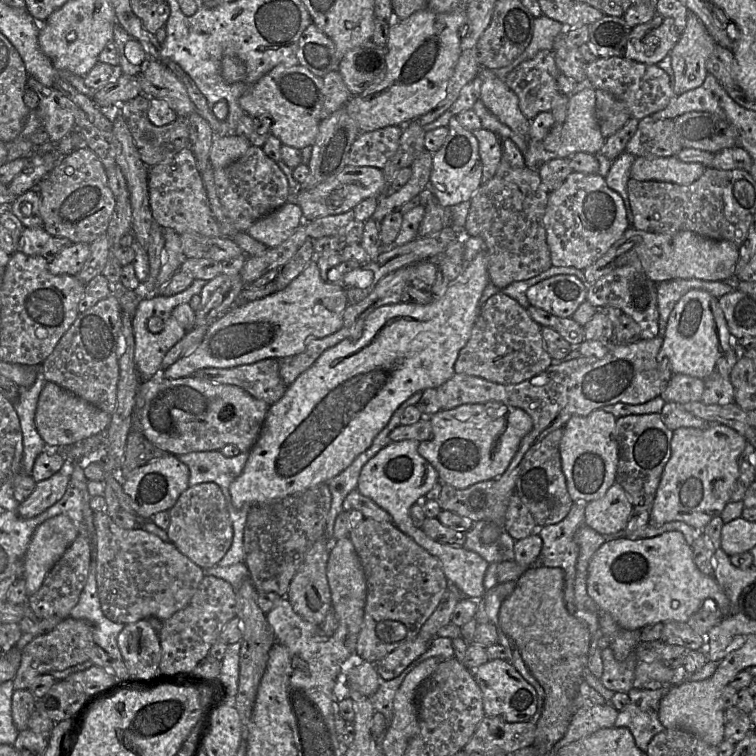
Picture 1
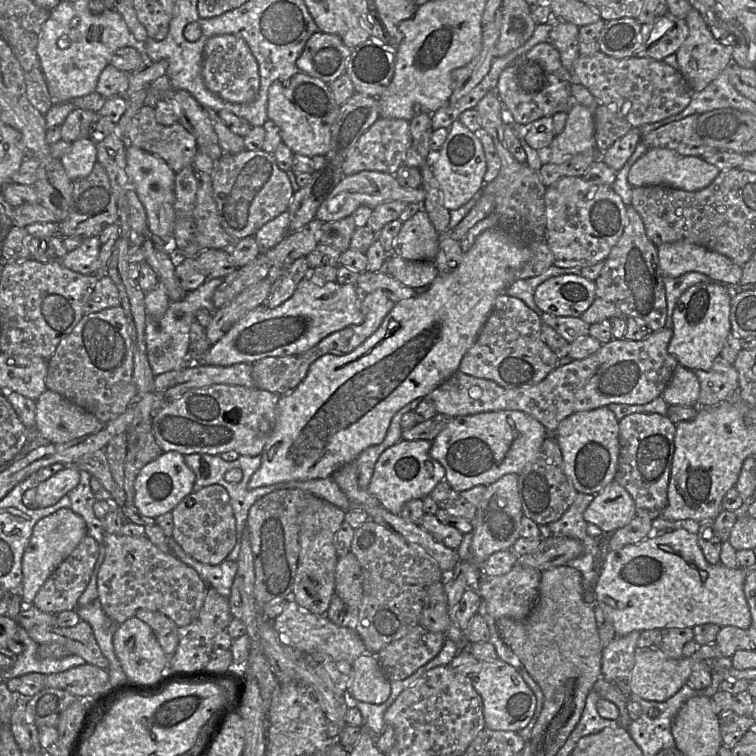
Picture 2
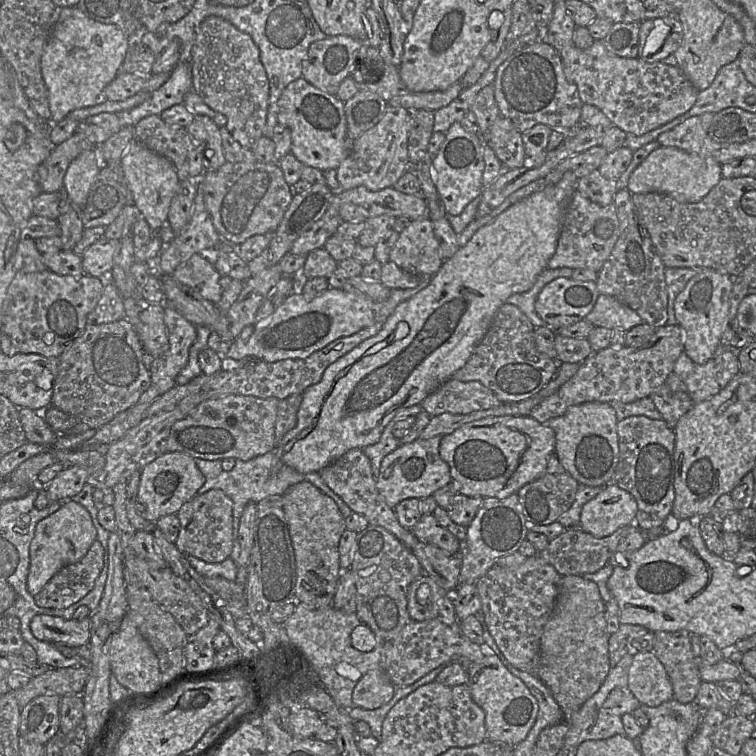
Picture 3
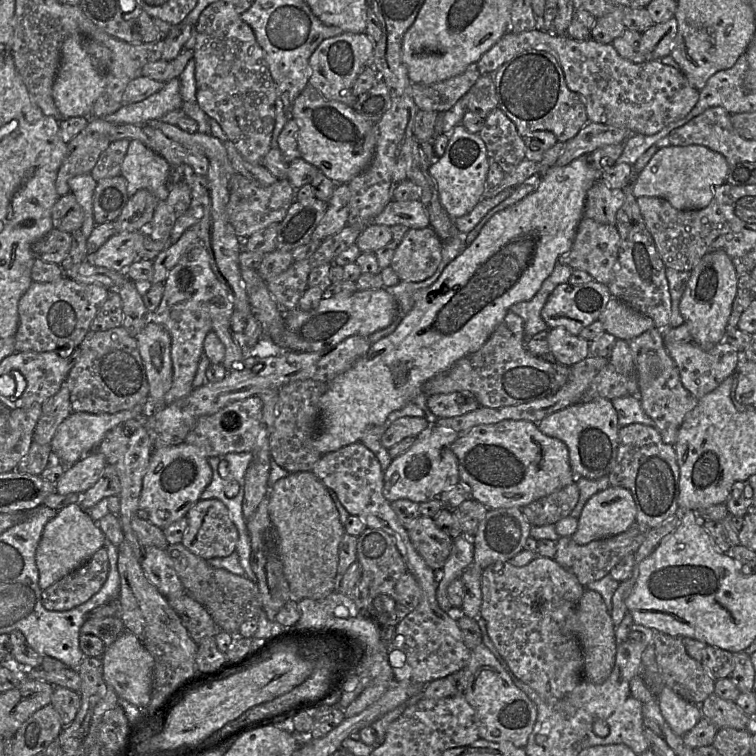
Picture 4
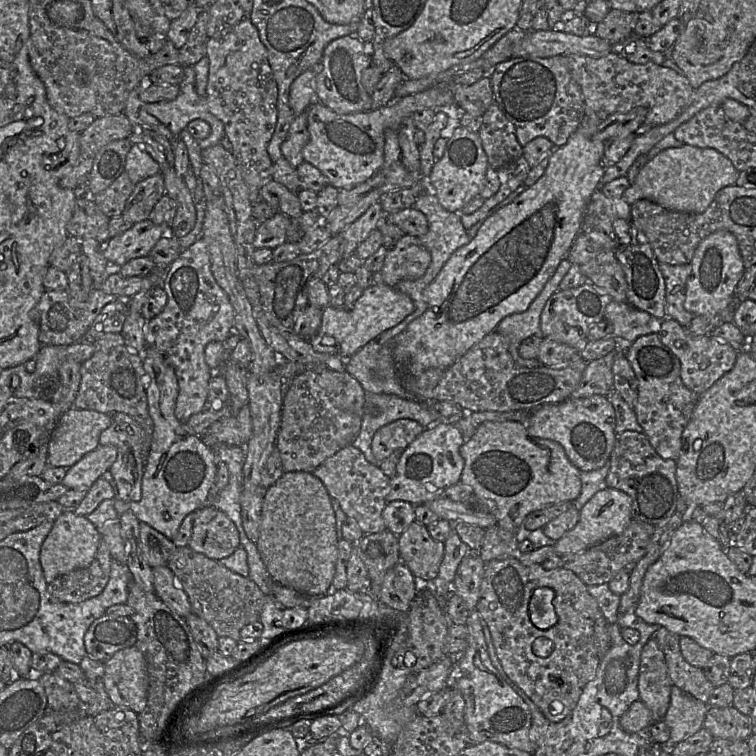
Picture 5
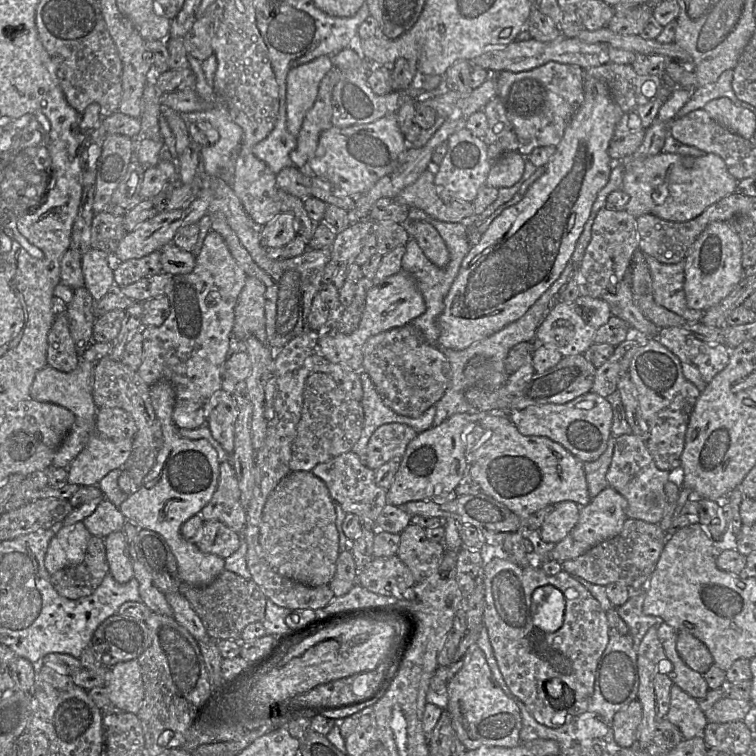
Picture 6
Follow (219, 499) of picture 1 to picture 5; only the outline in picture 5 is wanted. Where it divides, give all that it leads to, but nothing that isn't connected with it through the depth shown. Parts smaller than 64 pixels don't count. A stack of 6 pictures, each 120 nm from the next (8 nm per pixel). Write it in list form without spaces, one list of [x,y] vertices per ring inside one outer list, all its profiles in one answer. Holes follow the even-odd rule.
[[[204,505],[194,512],[195,519],[188,547],[212,560],[229,557],[239,546],[234,523],[219,509]]]

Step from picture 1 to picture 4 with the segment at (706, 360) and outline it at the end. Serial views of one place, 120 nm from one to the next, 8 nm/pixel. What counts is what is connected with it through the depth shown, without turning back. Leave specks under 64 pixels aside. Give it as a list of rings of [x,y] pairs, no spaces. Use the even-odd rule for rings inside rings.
[[[722,250],[707,253],[691,270],[679,302],[679,311],[687,324],[692,342],[709,350],[725,340],[726,326],[737,293],[738,274],[730,257]]]

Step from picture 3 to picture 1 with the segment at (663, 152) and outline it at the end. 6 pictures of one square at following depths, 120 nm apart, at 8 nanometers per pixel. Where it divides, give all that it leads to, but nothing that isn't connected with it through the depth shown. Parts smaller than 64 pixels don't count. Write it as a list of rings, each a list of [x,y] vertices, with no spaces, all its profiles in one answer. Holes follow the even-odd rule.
[[[659,156],[636,157],[630,170],[630,178],[638,181],[661,181],[689,185],[699,179],[706,166],[701,163],[686,163],[677,158]]]

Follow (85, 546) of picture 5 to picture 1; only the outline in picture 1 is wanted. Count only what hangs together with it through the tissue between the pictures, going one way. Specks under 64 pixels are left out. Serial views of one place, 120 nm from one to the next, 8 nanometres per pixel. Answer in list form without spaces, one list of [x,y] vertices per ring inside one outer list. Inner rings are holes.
[[[59,514],[40,524],[24,557],[23,578],[27,596],[37,592],[45,577],[79,535],[71,519]]]

